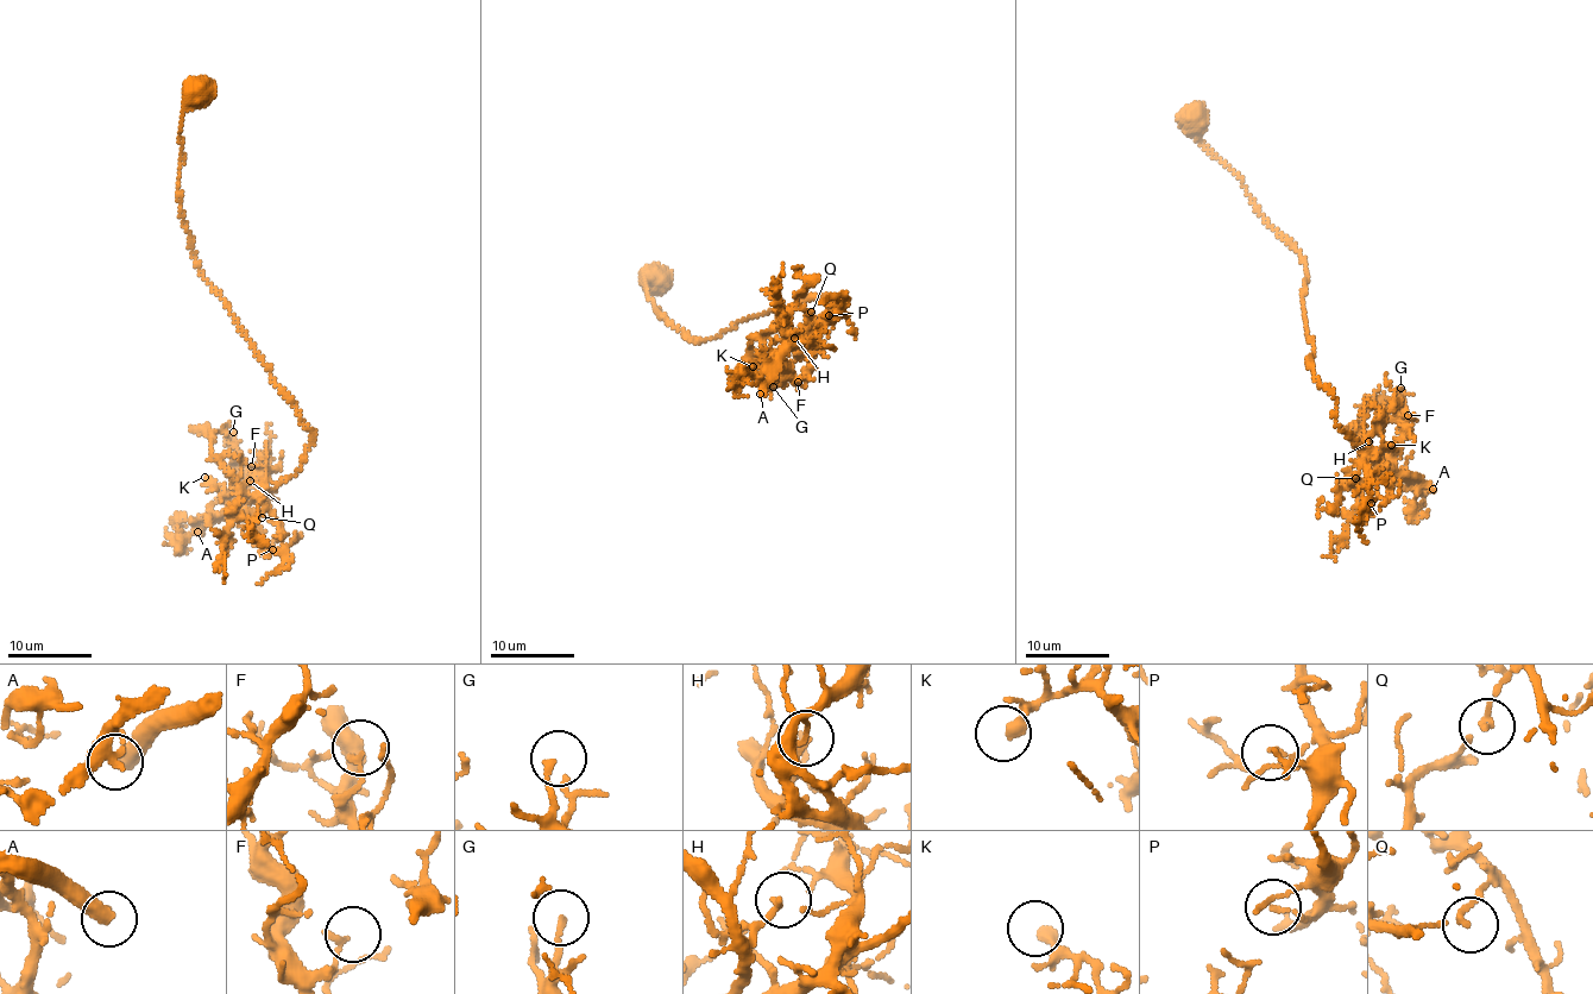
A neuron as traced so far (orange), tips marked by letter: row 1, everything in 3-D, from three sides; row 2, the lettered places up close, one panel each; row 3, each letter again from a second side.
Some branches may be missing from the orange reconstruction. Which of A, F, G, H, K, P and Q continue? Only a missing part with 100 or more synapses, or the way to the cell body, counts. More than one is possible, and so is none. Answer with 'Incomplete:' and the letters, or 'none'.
Incomplete: A

